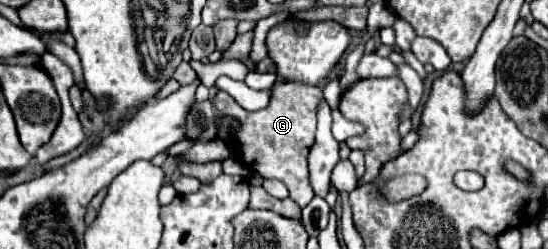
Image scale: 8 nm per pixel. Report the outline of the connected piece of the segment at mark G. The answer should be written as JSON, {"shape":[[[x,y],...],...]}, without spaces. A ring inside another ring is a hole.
{"shape":[[[276,82],[272,86],[272,96],[270,104],[262,110],[250,112],[244,110],[230,94],[218,92],[212,102],[194,102],[188,120],[186,120],[186,130],[188,138],[198,138],[198,140],[212,140],[216,138],[216,126],[214,126],[214,114],[228,114],[234,116],[242,128],[238,132],[238,142],[240,142],[240,156],[242,162],[262,174],[264,178],[276,178],[286,184],[290,198],[304,208],[312,198],[314,190],[310,186],[310,174],[308,174],[308,150],[314,144],[314,134],[316,134],[316,112],[320,102],[324,100],[324,94],[316,86],[298,86],[298,82]]]}

